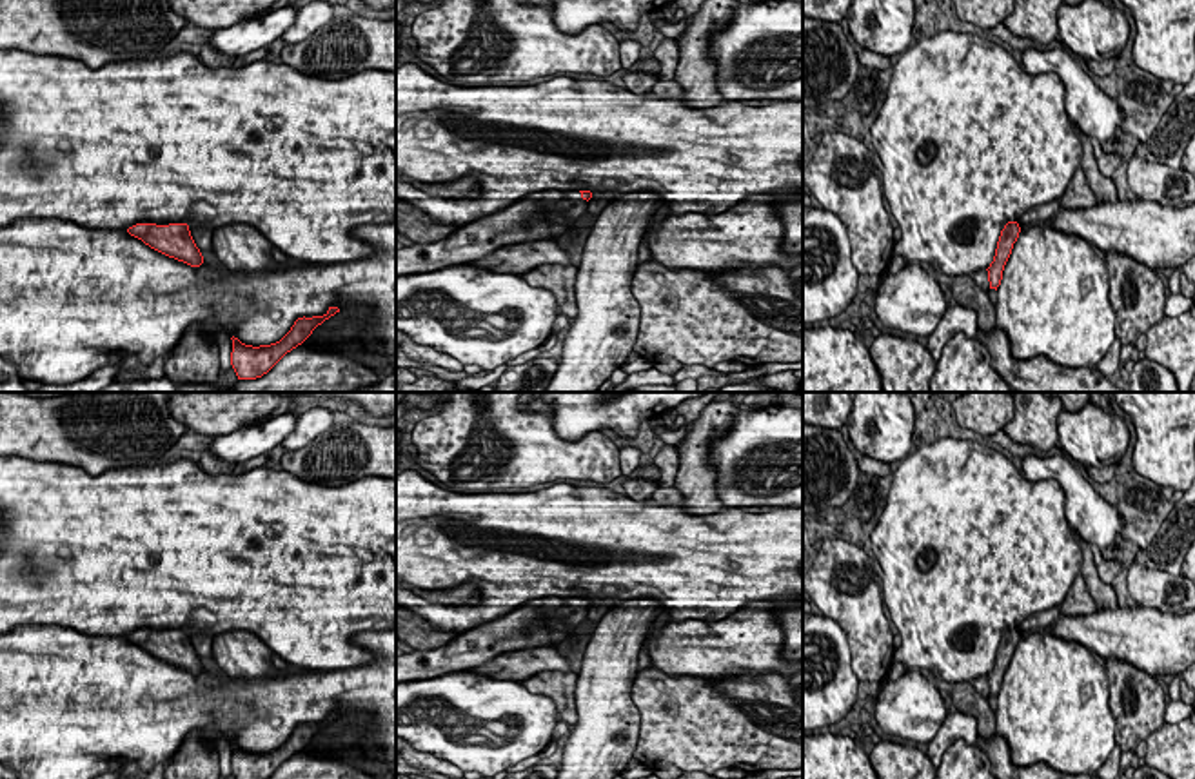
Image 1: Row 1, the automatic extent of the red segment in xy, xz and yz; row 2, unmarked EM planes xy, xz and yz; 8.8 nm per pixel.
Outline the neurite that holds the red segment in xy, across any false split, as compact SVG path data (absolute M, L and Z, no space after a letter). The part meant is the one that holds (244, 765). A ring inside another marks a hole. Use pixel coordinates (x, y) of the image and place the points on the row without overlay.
M329 714L323 723L298 725L291 737L271 752L252 754L232 743L231 772L234 779L269 779L287 759L301 752L318 732L336 719L340 719L338 714Z

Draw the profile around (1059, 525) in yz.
M955 438L923 445L901 461L870 541L886 576L883 599L903 639L892 663L926 668L950 685L988 675L1004 632L1035 612L1061 606L1082 567L1059 481L1030 481L1001 452Z

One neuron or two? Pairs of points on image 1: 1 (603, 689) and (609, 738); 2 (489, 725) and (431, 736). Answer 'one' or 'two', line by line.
1: one
2: one

